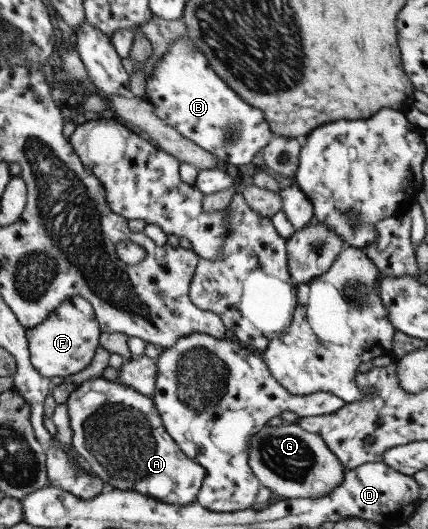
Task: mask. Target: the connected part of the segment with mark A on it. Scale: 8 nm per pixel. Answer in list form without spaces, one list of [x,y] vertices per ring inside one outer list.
[[[100,375],[78,385],[65,406],[72,430],[71,447],[107,488],[137,491],[170,505],[196,501],[203,470],[180,452],[162,425],[151,397]]]

